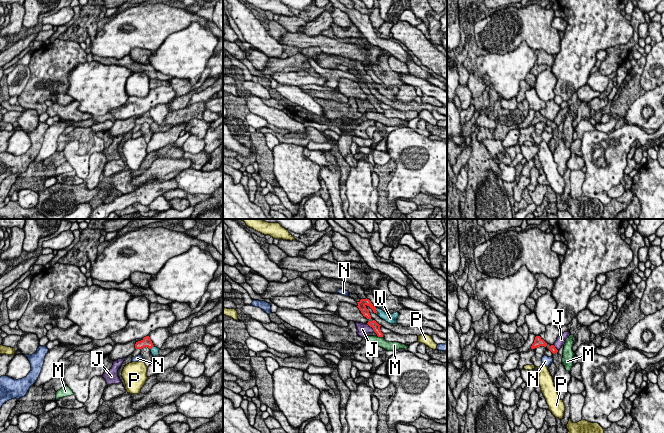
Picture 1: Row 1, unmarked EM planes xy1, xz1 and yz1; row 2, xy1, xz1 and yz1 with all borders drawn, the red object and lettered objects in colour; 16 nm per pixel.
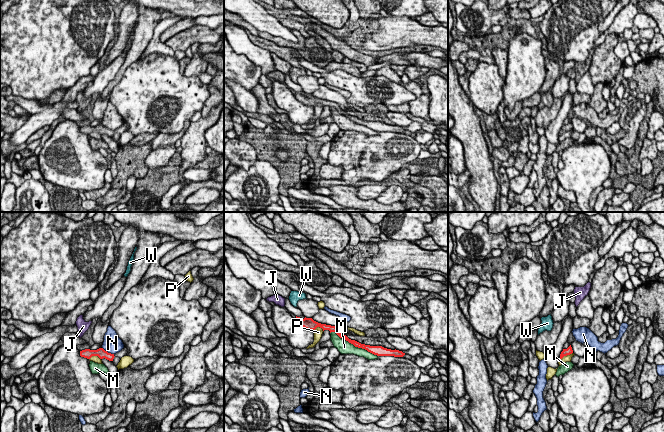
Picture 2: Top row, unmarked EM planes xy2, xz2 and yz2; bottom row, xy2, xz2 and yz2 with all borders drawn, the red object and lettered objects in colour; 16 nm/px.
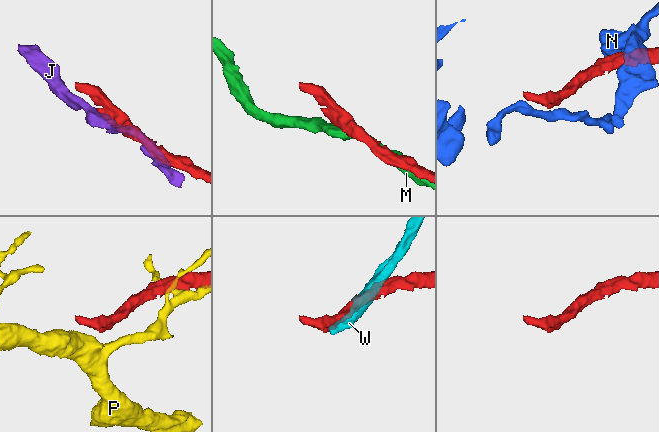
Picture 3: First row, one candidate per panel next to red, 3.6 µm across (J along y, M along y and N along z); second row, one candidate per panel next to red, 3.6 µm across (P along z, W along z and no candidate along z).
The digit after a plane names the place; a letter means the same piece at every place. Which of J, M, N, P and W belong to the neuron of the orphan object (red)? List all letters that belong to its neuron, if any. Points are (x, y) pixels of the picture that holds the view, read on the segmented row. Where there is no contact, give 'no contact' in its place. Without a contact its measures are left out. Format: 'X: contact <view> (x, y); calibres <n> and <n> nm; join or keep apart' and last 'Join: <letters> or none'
J: contact xz1 (371, 326); calibres 130 and 190 nm; keep apart
M: contact xz2 (354, 345); calibres 100 and 220 nm; keep apart
N: contact xy2 (107, 352); calibres 160 and 300 nm; keep apart
P: contact yz2 (565, 355); calibres 120 and 120 nm; keep apart
W: contact xz1 (376, 311); calibres 120 and 140 nm; keep apart
Join: none

